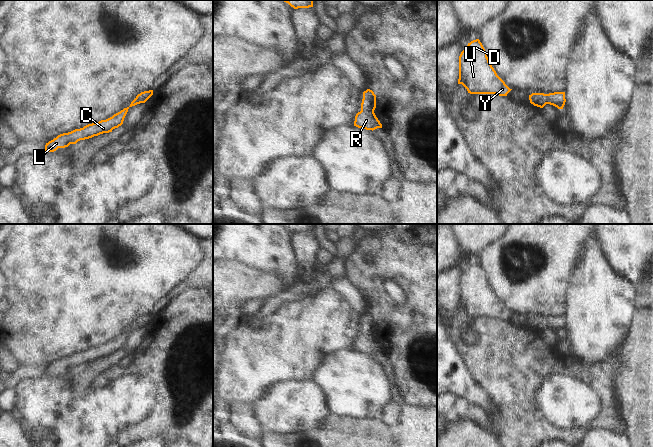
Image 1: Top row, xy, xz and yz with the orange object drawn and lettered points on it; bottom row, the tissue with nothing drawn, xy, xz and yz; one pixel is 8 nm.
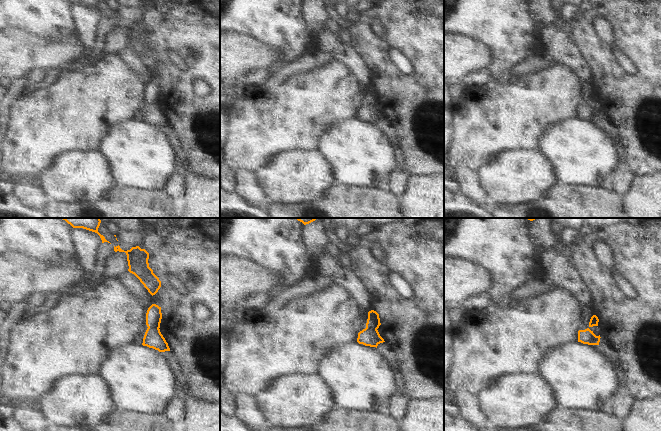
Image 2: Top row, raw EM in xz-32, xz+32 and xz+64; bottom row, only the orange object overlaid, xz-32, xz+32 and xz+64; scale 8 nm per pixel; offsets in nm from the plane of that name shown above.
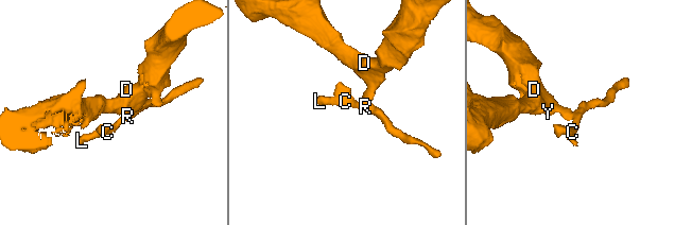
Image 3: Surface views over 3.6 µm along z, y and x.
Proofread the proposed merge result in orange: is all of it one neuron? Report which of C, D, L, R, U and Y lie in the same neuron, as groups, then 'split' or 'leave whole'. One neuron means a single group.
C D L R U Y; leave whole

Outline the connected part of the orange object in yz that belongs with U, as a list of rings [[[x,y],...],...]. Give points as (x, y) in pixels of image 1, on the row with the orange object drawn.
[[[479,39],[473,40],[459,56],[459,79],[470,94],[507,96],[512,90],[497,75]]]

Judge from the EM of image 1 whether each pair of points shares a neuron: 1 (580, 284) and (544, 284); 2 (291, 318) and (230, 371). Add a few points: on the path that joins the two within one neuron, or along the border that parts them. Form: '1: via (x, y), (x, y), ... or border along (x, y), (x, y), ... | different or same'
1: border along (579, 262), (567, 290), (566, 307) | different
2: via (276, 333), (245, 364) | same

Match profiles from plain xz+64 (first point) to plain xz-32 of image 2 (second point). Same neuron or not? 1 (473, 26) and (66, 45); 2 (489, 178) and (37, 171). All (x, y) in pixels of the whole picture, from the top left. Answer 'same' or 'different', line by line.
1: different
2: different

